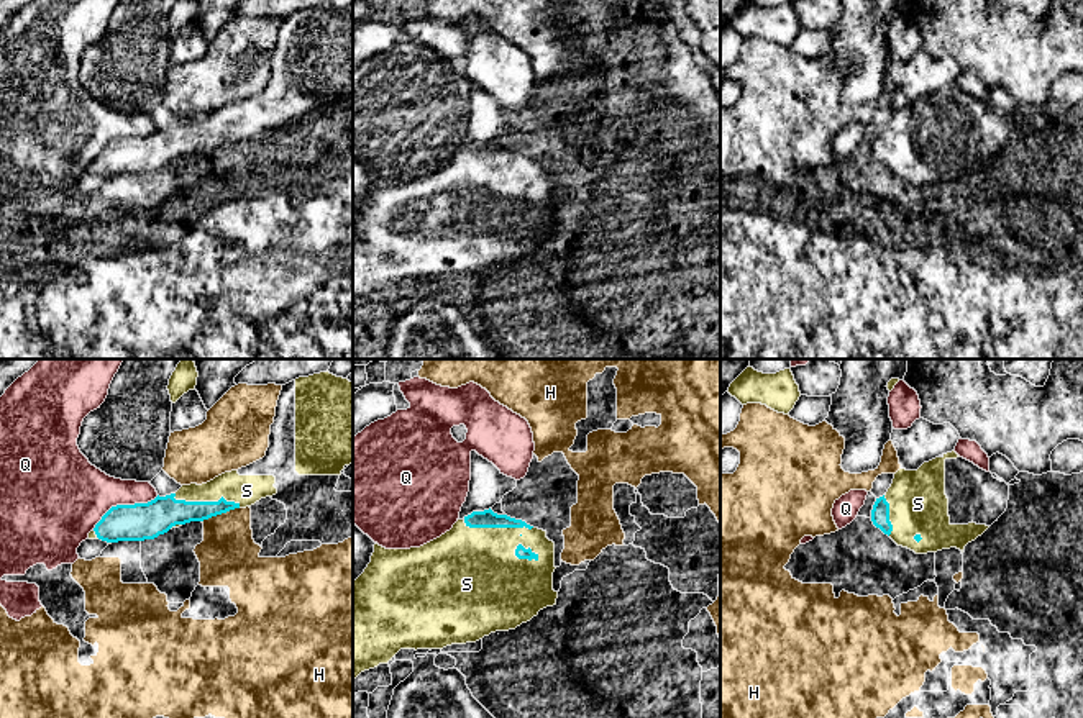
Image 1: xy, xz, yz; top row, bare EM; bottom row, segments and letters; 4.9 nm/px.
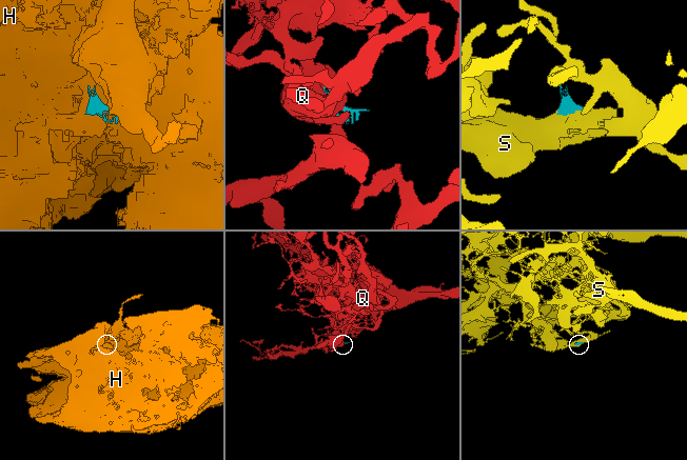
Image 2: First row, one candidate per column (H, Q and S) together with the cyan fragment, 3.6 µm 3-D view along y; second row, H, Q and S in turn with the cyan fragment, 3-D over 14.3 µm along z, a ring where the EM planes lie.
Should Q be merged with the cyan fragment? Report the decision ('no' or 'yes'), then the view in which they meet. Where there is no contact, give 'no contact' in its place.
no; meets cyan in xy

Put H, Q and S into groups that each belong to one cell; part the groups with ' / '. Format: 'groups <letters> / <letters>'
groups H / Q / S

